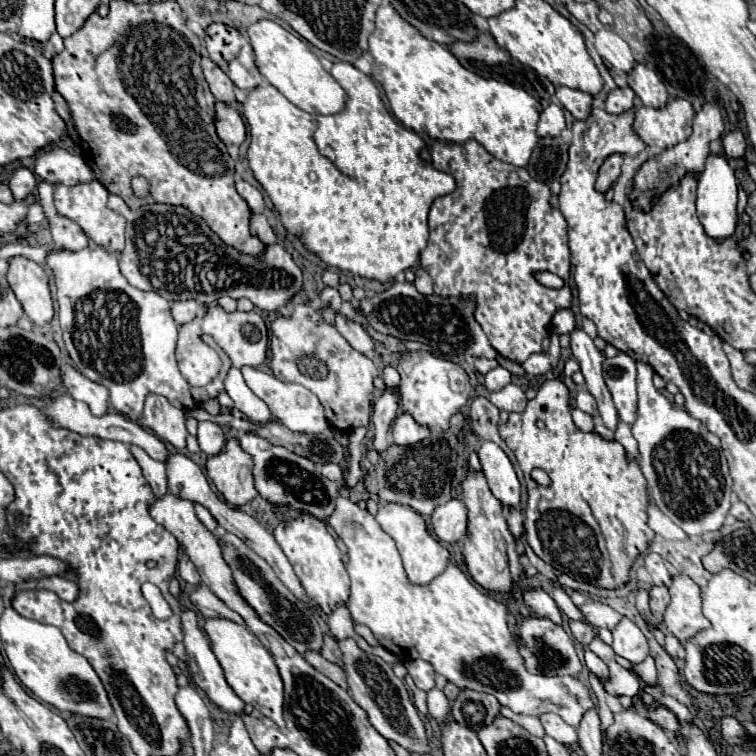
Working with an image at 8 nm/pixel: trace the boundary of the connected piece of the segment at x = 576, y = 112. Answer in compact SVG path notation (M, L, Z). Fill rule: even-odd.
M561 86L555 90L555 98L559 100L559 104L569 110L573 114L573 118L577 120L585 120L591 112L591 102L593 102L593 96L591 94L585 94L581 90L571 90L567 86Z

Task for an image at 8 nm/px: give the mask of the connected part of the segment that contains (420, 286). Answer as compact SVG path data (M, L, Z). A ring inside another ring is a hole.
M417 268L415 270L415 288L421 292L421 294L433 294L433 280L431 280L431 276L423 270L423 268Z

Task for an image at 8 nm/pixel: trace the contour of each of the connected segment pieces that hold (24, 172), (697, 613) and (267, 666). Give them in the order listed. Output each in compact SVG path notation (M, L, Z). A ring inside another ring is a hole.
M19 168L9 180L9 188L11 188L11 194L13 194L15 200L25 200L37 188L35 174L27 168Z
M673 576L669 594L671 602L665 610L665 624L679 642L687 642L699 630L709 628L709 620L701 612L701 590L689 576Z
M207 618L203 632L207 634L211 642L211 650L217 656L227 684L233 688L233 692L245 702L251 704L255 710L259 710L263 716L271 718L279 728L285 726L283 720L283 682L279 676L279 670L273 662L273 656L269 650L263 648L259 638L249 632L243 624L235 624L225 618Z

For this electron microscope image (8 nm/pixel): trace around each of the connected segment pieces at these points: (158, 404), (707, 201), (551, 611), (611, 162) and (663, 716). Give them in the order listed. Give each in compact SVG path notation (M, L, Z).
M149 396L145 400L145 412L139 424L159 436L163 442L171 444L173 448L185 448L185 412L171 406L163 396Z
M709 156L705 170L699 176L697 186L697 218L707 236L721 242L735 236L735 228L739 222L737 214L737 178L735 170L727 164L725 156Z
M529 588L521 594L521 602L531 610L535 612L537 616L543 616L543 618L549 618L553 620L555 624L563 624L563 618L561 618L561 610L559 606L555 604L555 600L543 592L541 588Z
M611 154L611 156L603 162L603 166L599 168L597 184L595 184L597 192L605 194L605 192L611 188L611 184L613 184L613 182L619 178L619 174L621 174L621 164L623 164L623 156L621 156L621 154Z
M663 706L653 708L651 718L653 718L653 722L657 722L659 726L663 726L663 728L667 728L667 730L671 730L671 732L677 732L677 730L679 730L677 718L675 718L667 708L663 708Z

